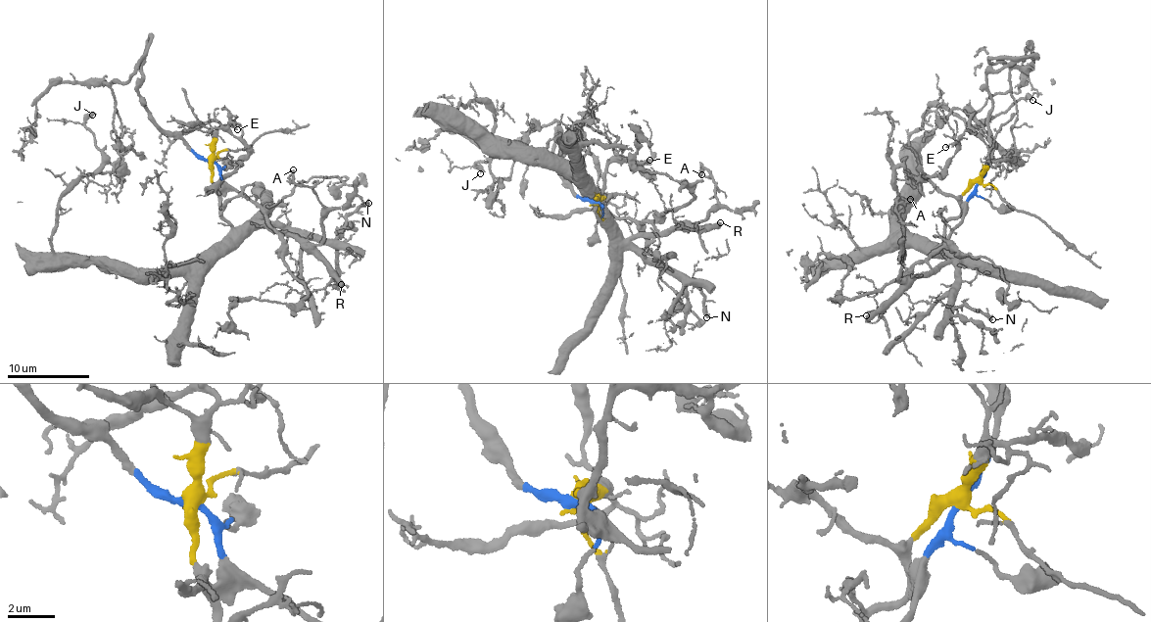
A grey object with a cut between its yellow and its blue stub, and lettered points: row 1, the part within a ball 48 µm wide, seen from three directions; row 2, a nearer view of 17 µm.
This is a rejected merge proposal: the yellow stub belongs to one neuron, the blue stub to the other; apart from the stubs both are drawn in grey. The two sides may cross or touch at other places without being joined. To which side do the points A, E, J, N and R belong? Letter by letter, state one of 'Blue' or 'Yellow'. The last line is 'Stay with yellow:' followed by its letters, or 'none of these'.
A: Yellow
E: Yellow
J: Yellow
N: Yellow
R: Yellow
Stay with yellow: A, E, J, N, R

